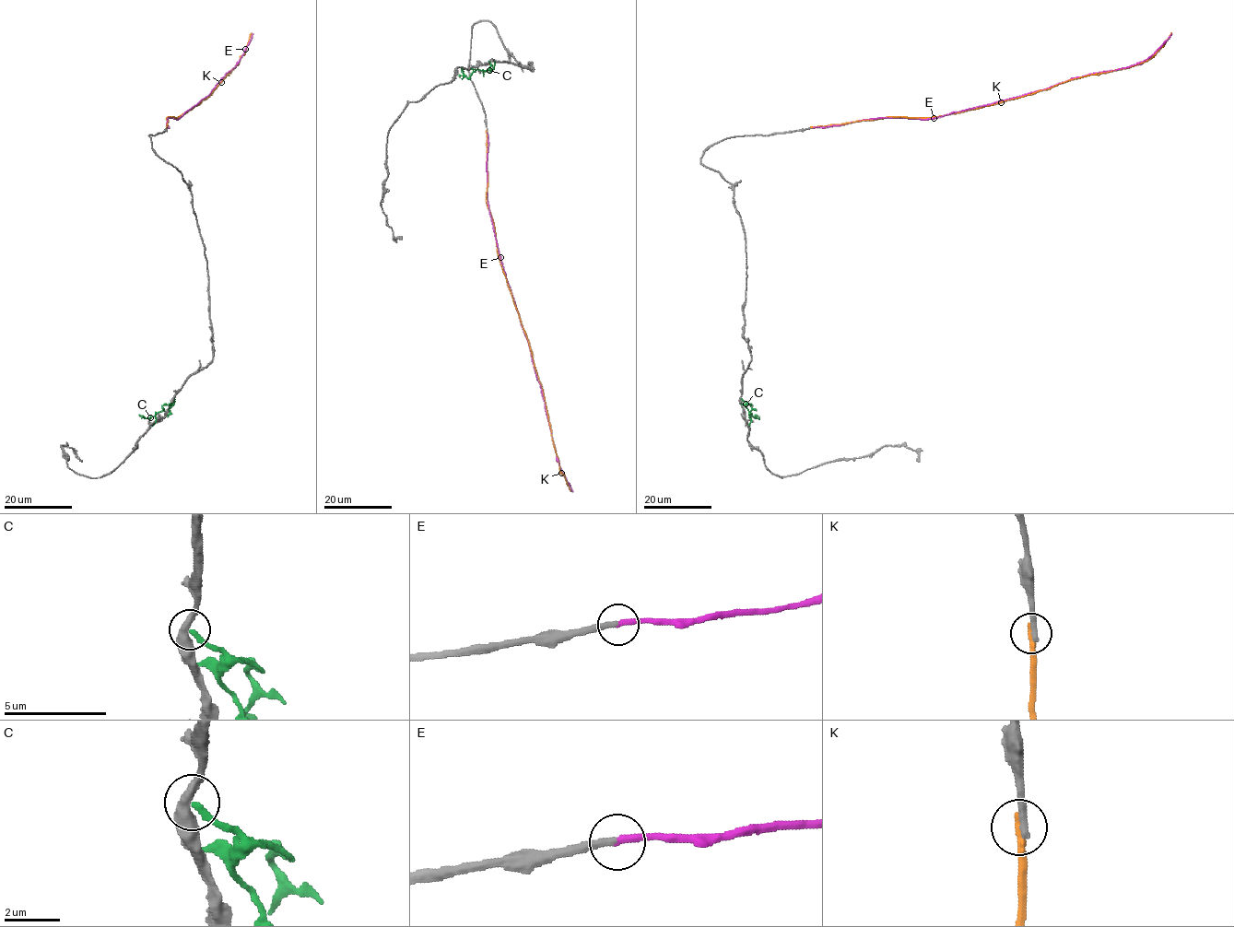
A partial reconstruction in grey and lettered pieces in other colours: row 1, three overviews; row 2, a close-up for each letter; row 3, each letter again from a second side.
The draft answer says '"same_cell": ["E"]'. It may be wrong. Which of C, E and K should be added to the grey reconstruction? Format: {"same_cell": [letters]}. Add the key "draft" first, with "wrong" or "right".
{"draft": "right", "same_cell": ["E"]}

